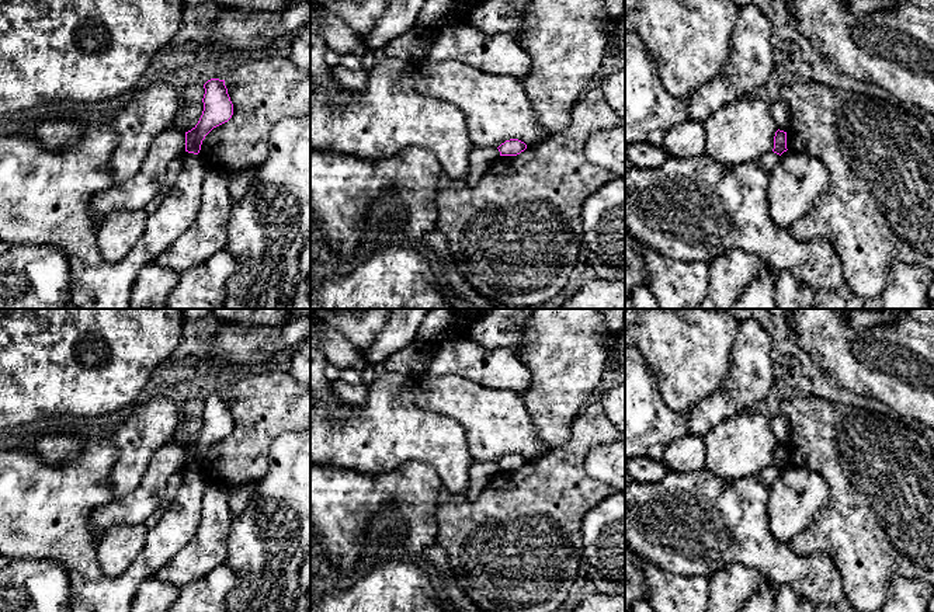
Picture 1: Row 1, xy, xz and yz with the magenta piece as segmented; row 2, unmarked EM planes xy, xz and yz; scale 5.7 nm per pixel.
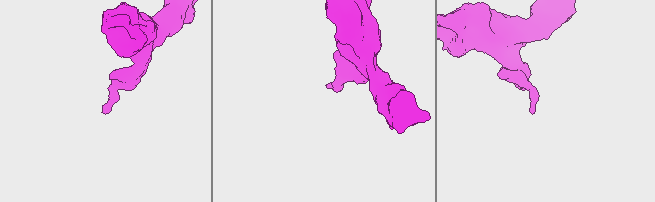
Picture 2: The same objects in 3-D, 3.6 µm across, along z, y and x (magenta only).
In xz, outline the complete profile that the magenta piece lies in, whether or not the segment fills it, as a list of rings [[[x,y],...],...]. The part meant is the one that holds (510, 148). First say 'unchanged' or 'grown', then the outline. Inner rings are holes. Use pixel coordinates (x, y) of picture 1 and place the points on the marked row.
unchanged; [[[510,139],[499,147],[500,156],[517,156],[527,149],[527,145],[518,139]]]

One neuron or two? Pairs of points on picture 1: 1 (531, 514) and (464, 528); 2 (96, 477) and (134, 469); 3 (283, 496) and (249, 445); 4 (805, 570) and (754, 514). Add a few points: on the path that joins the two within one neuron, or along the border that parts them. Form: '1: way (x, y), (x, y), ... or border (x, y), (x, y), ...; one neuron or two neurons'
1: way (514, 528), (481, 528); one neuron
2: border (111, 442), (117, 459), (108, 486), (117, 497); two neurons
3: border (275, 440), (270, 448), (270, 469), (257, 483); two neurons
4: way (788, 566), (754, 531); one neuron

